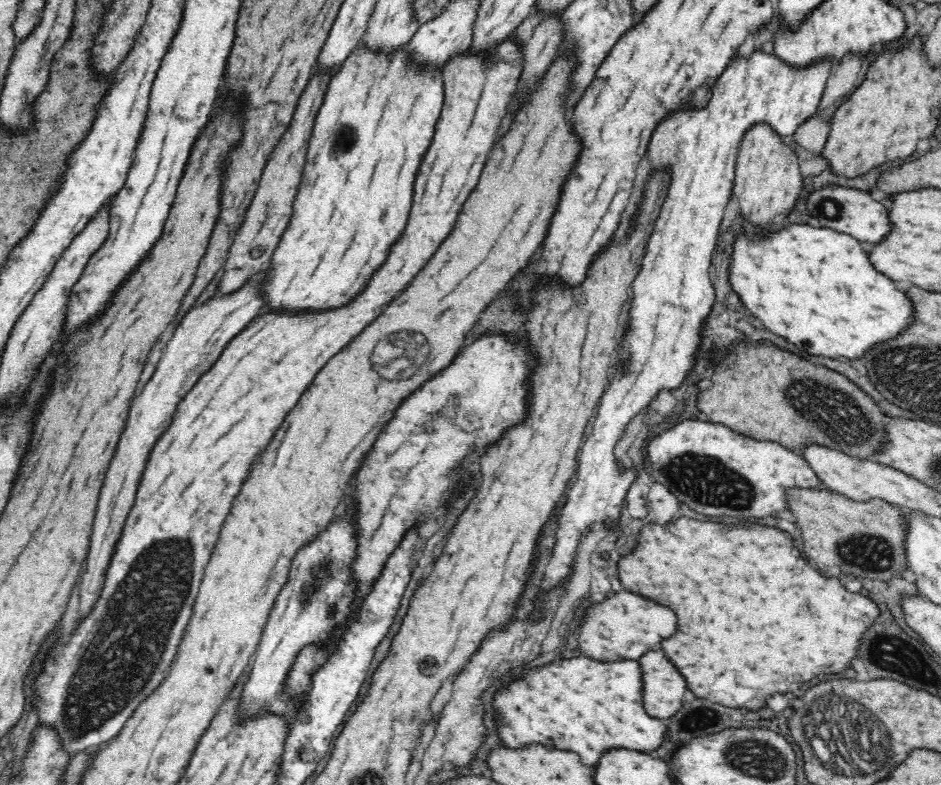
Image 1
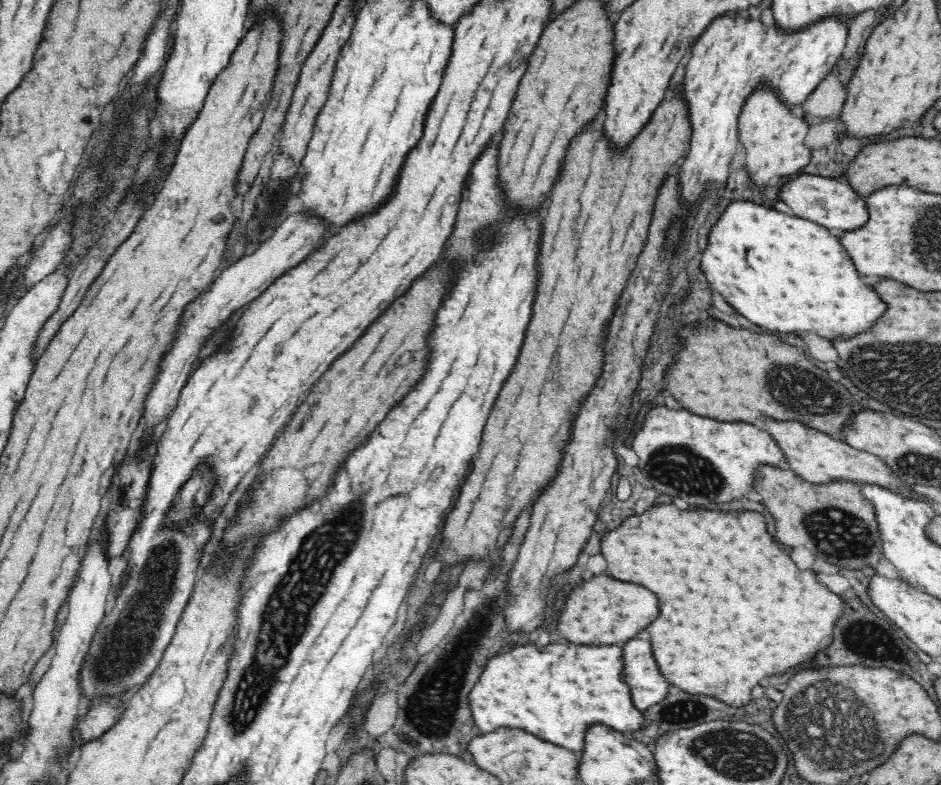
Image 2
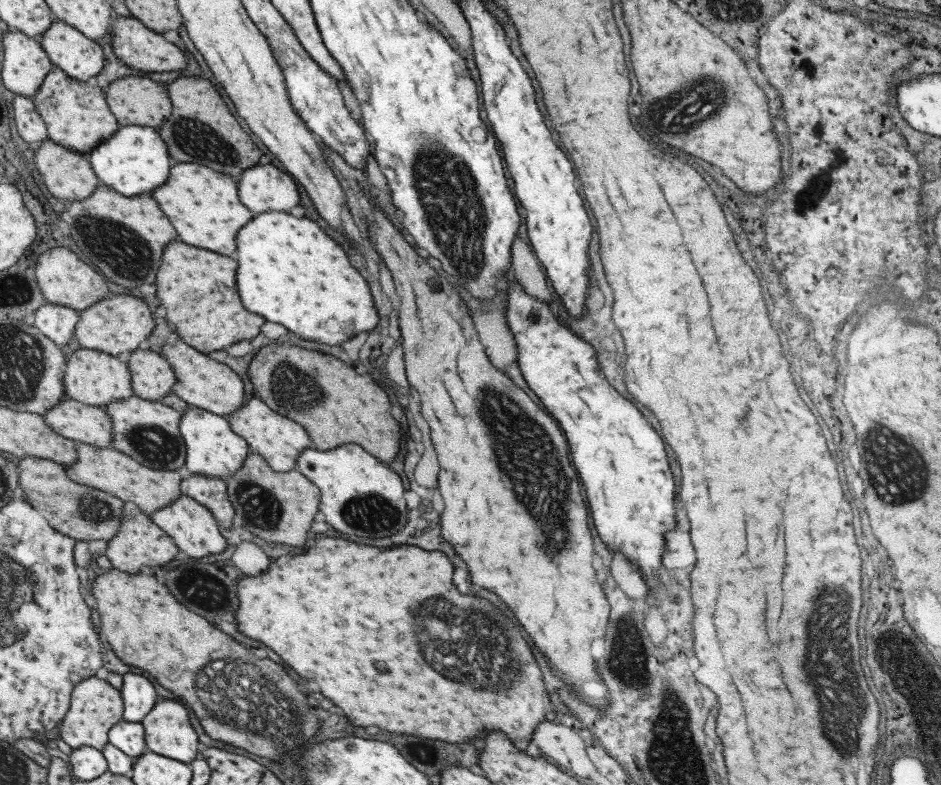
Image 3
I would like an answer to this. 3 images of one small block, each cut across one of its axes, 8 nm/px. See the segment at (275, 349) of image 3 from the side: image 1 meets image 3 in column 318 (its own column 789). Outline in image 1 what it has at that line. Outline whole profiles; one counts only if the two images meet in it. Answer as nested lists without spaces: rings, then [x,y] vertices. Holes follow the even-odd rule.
[[[764,341],[738,344],[726,358],[715,358],[714,386],[702,390],[698,398],[702,418],[726,425],[757,441],[774,441],[800,454],[810,445],[820,445],[846,456],[878,463],[876,456],[884,450],[888,440],[884,422],[890,418],[846,376],[820,368]],[[812,392],[818,394],[814,402]]]

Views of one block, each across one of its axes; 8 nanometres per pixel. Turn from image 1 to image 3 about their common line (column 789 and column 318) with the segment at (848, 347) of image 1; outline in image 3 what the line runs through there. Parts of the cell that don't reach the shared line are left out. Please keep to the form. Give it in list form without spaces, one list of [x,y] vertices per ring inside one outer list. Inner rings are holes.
[[[279,211],[253,214],[241,232],[237,232],[235,252],[231,258],[237,262],[235,284],[243,308],[269,322],[285,326],[289,332],[305,340],[341,344],[351,336],[351,332],[363,332],[365,328],[373,328],[377,324],[377,314],[375,308],[371,310],[373,304],[369,304],[369,288],[365,280],[349,266],[343,250],[311,219]]]

